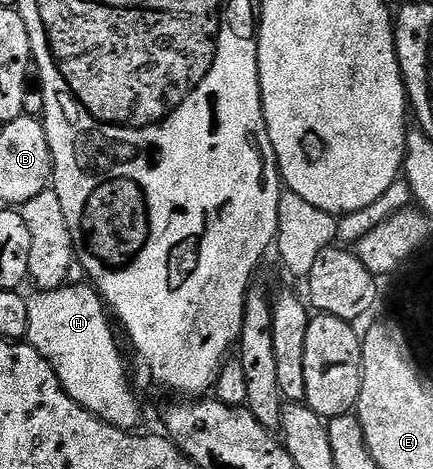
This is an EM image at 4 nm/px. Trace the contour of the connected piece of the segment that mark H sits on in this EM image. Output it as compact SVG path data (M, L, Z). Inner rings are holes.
M65 283L59 289L44 292L36 291L28 297L30 327L27 344L33 345L50 363L64 393L70 395L74 403L114 427L135 430L140 421L140 401L128 382L104 298L91 284L72 284Z

